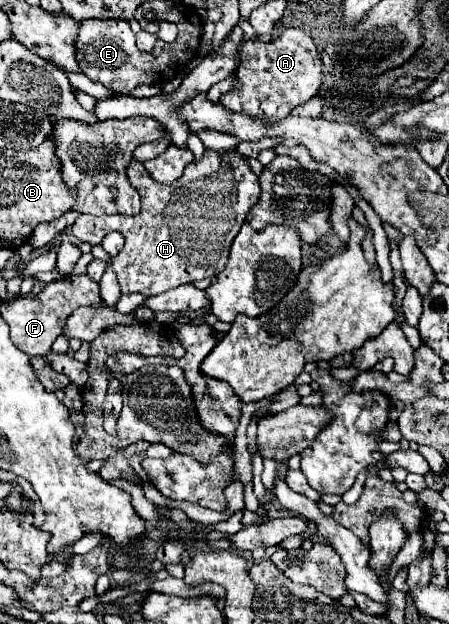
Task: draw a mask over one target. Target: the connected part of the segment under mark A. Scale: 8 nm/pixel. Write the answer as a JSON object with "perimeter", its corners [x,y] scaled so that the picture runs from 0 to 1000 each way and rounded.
{"perimeter":[[[635,46],[617,63],[586,69],[572,59],[546,63],[532,79],[528,130],[514,146],[492,152],[492,165],[528,181],[621,194],[661,168],[684,165],[715,139],[715,91],[697,63],[670,46]]]}

